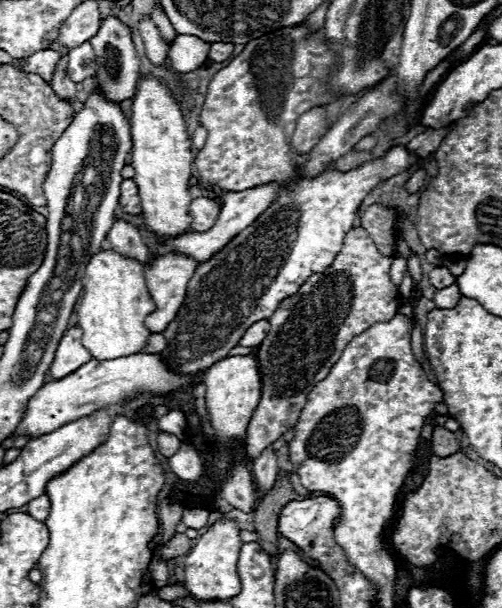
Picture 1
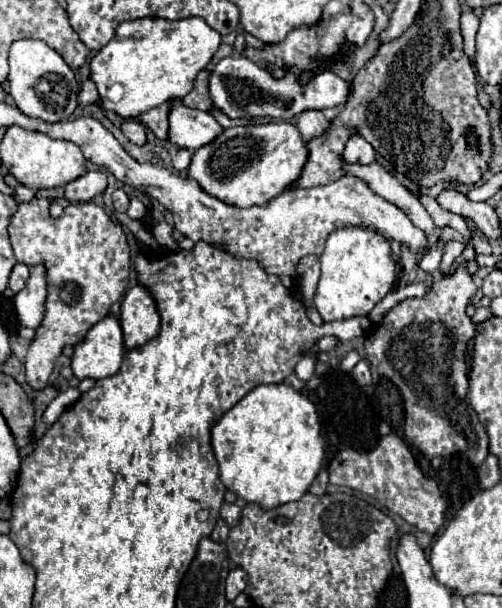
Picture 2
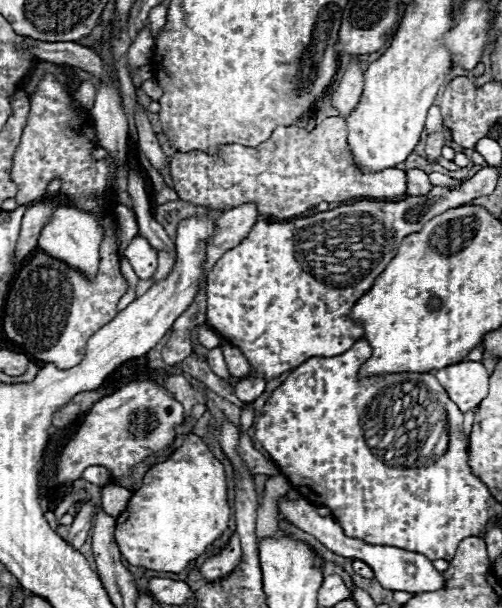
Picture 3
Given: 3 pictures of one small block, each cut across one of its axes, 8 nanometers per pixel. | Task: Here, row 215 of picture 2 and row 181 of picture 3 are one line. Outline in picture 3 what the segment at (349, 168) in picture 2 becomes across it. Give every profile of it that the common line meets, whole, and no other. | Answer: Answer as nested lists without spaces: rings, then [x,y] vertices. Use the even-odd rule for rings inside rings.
[[[418,168],[408,170],[406,190],[408,190],[408,194],[428,194],[432,190],[432,184],[428,182],[428,174],[418,170]]]

